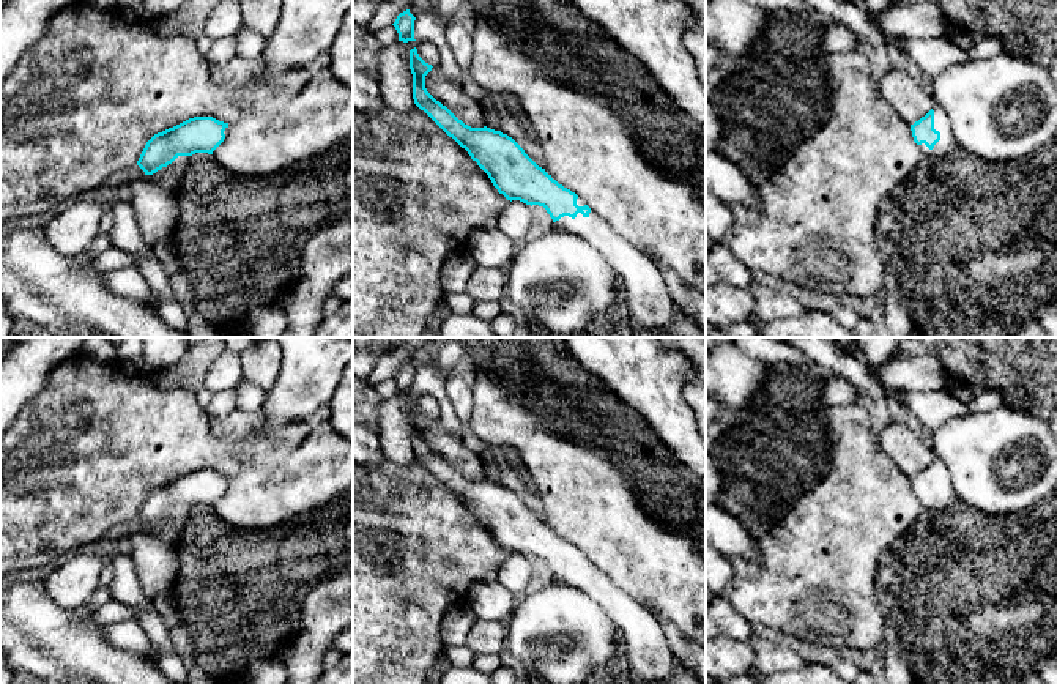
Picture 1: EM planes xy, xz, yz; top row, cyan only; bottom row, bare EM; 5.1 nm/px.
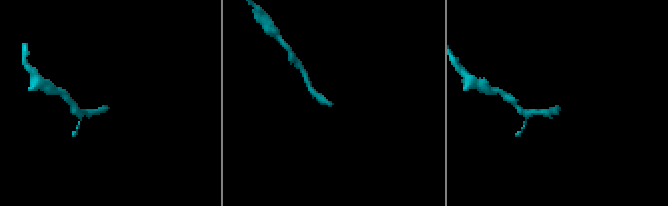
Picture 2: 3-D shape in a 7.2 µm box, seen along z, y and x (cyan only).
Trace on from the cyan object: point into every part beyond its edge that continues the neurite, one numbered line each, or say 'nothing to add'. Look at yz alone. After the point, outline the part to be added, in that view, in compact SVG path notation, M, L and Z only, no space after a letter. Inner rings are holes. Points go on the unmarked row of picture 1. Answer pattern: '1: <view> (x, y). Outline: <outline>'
1: yz (944, 500). Outline: M936 457L933 463L934 463L934 482L940 485L940 493L934 498L933 503L929 503L925 496L918 498L918 501L925 511L944 512L956 500L956 492L953 489L951 479L942 460Z

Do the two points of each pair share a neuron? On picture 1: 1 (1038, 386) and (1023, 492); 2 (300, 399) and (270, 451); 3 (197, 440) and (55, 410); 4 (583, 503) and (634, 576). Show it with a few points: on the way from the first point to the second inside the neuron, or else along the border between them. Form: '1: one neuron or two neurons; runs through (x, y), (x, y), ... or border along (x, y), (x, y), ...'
1: two neurons; border along (1005, 402), (1040, 418)
2: two neurons; border along (311, 415), (270, 432), (254, 431)
3: one neuron; runs through (163, 435), (90, 435)
4: one neuron; runs through (600, 520), (634, 553), (634, 558)

